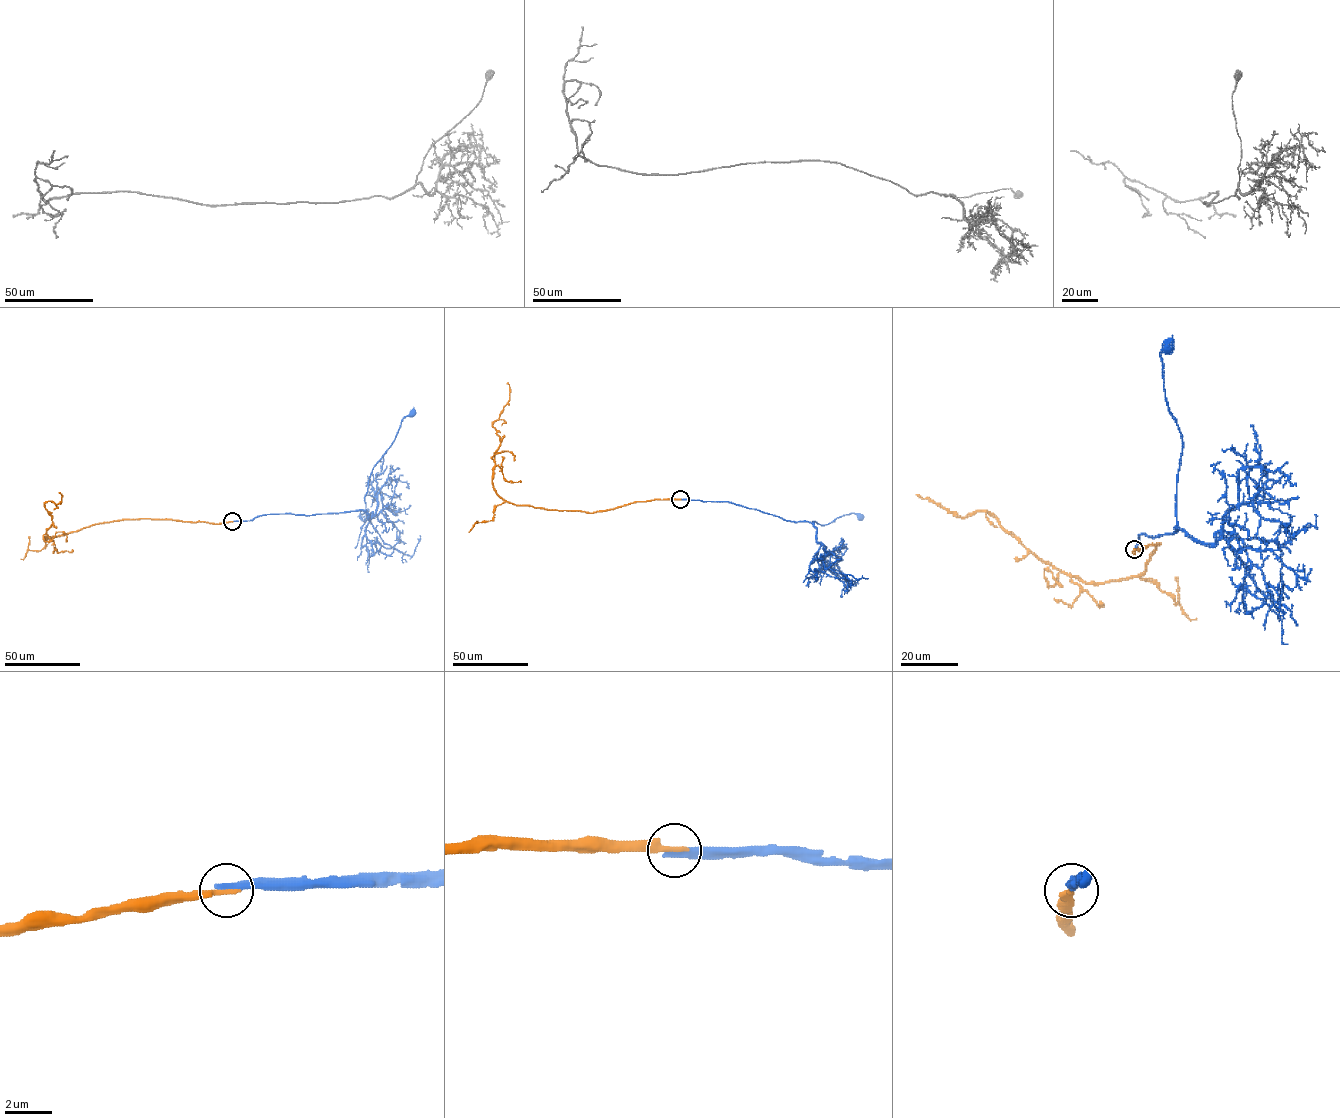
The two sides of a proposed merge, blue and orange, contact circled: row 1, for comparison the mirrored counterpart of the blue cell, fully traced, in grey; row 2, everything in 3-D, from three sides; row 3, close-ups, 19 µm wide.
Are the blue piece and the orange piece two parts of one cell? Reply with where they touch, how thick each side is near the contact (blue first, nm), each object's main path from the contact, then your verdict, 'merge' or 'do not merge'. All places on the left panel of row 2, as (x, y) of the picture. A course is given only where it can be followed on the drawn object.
place (232, 521); calibres 380 and 280 nm; course blue (232, 521), (283, 513), (315, 515), (365, 510), (364, 496), (373, 467), (394, 440), (401, 422), (412, 413); course orange (232, 521), (117, 520), (44, 540), (52, 522), (44, 504), (61, 501), (59, 492); do not merge

